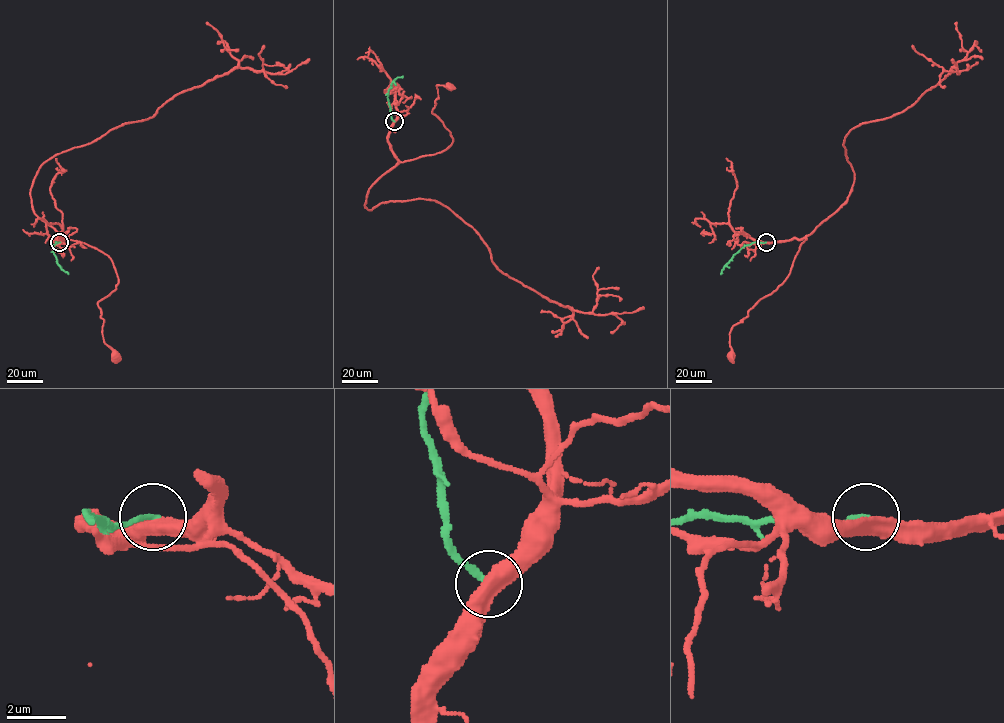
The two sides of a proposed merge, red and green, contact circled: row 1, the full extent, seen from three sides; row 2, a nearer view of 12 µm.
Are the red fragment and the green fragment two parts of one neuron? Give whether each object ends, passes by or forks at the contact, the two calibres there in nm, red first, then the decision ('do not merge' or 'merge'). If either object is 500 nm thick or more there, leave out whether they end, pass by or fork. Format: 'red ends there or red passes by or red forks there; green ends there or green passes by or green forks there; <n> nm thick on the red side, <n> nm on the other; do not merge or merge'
500 nm thick on the red side, 180 nm on the other; do not merge

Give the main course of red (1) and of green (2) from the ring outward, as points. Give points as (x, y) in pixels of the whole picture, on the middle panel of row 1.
1: (394, 121), (388, 142), (400, 161), (446, 149), (453, 138), (432, 110), (438, 97), (437, 85), (449, 88)
2: (394, 121), (388, 90), (391, 83), (403, 76)

